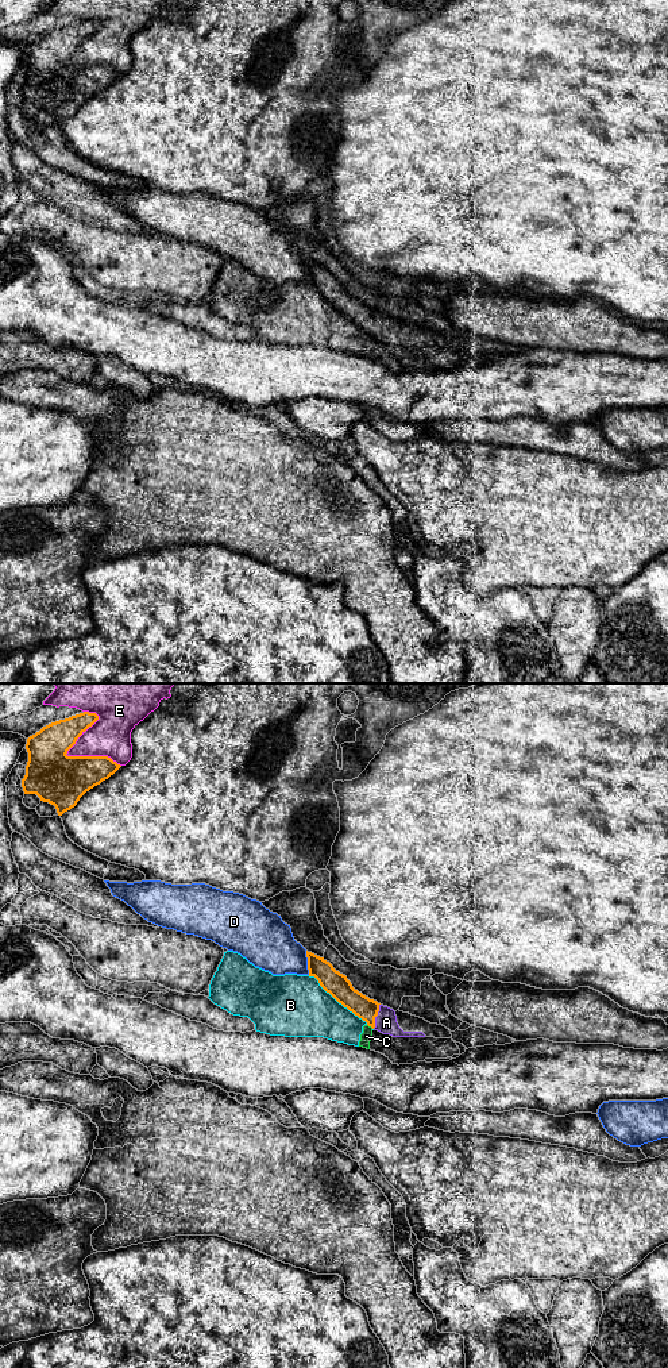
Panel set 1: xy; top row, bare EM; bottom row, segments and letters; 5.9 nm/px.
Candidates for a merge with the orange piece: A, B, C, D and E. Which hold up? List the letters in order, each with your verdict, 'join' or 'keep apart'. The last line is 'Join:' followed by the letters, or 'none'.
A: join
B: keep apart
C: keep apart
D: keep apart
E: keep apart
Join: A

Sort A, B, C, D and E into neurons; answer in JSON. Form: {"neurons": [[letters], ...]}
{"neurons": [["A"], ["B", "C"], ["D"], ["E"]]}

